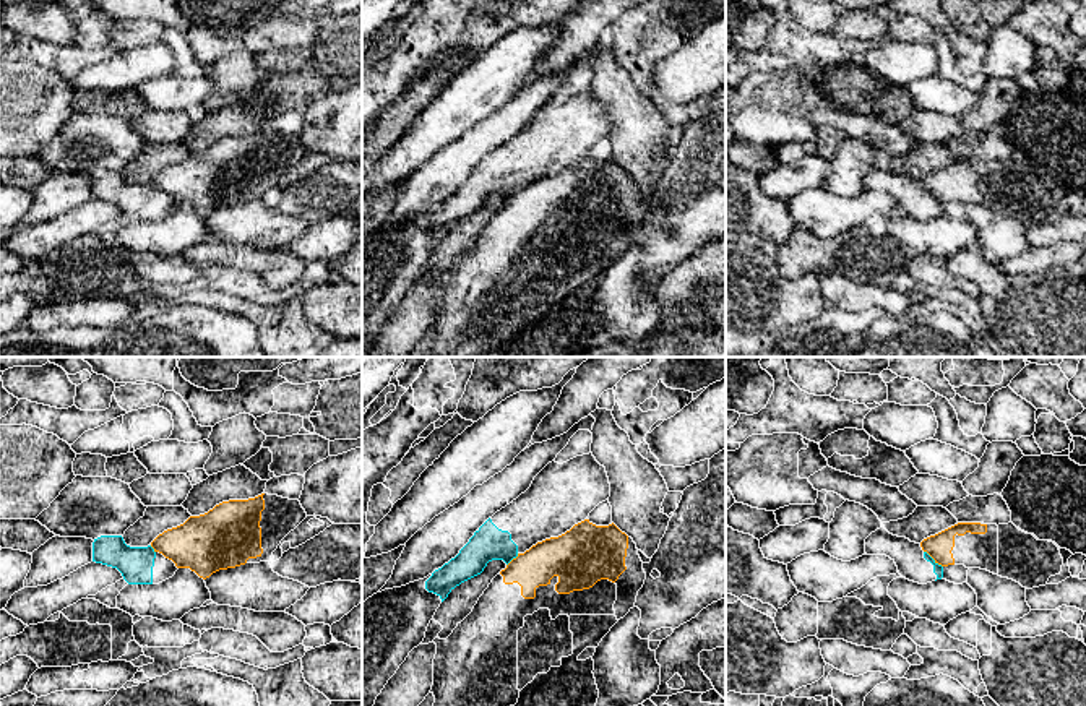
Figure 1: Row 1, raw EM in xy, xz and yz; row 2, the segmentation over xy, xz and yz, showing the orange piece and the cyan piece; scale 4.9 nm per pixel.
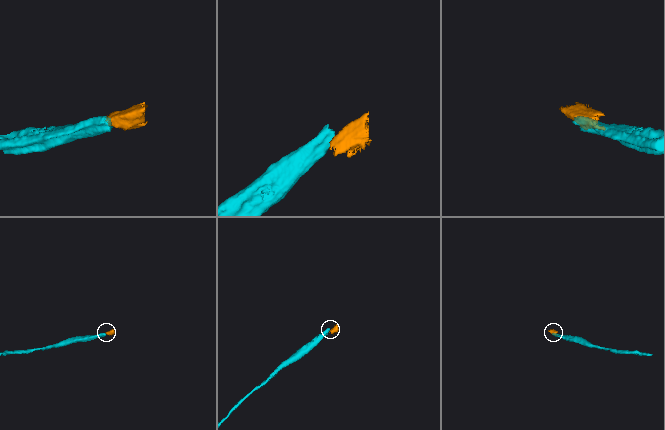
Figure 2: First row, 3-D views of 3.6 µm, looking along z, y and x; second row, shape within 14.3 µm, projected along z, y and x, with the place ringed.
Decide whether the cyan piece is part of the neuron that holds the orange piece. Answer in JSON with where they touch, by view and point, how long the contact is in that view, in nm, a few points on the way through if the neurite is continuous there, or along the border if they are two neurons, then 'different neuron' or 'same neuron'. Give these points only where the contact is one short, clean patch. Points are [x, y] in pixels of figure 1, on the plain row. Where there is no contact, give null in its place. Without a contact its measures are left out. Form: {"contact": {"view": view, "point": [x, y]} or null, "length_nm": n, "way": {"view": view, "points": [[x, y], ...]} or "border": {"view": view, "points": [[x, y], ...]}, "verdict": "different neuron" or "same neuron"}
{"contact": {"view": "yz", "point": [934, 195]}, "length_nm": 130, "border": {"view": "yz", "points": [[924, 187], [942, 203]]}, "verdict": "different neuron"}

